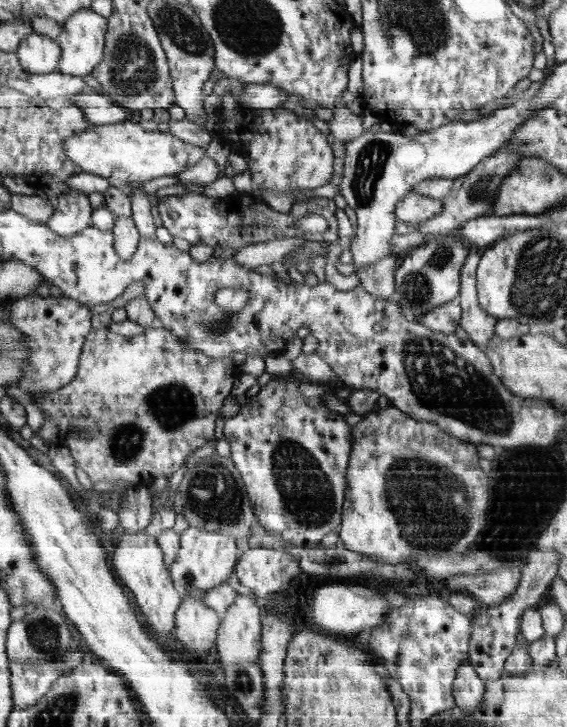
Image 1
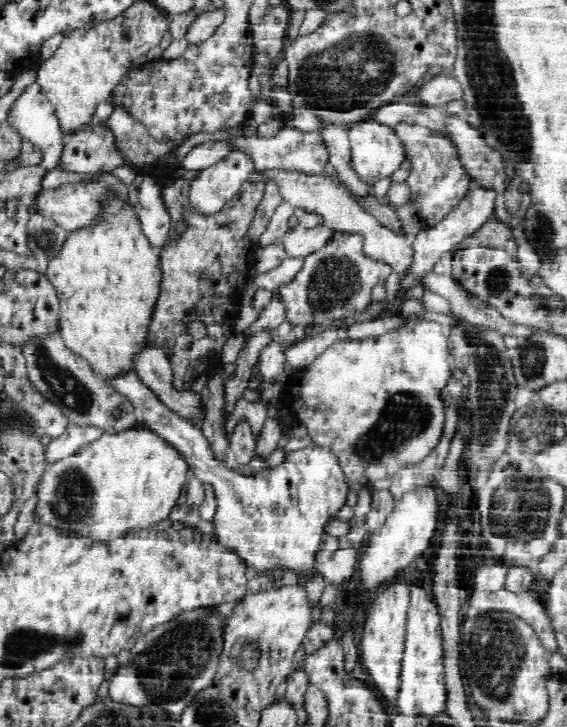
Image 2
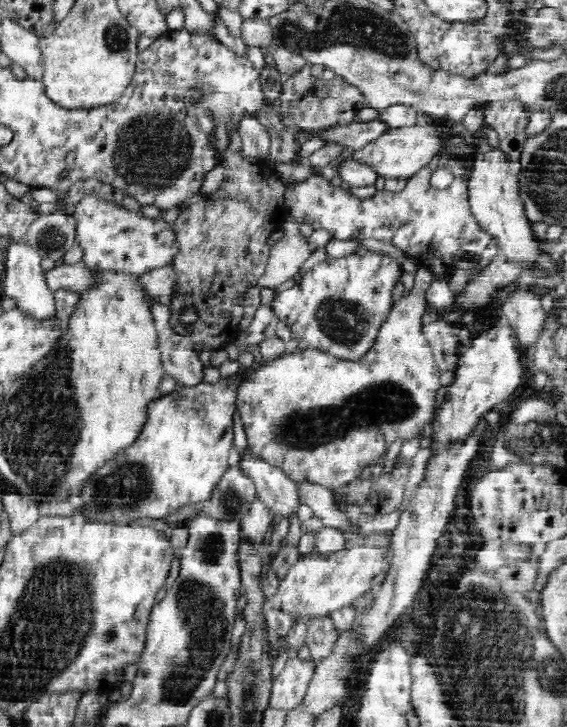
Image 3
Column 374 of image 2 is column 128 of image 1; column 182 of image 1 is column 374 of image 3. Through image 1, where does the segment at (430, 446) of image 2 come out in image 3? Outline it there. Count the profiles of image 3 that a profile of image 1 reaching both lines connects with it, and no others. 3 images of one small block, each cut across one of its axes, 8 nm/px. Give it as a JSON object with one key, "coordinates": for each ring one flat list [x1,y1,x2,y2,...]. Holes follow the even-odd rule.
{"coordinates":[[420,268,418,274,416,274,416,286,414,290,402,298,402,302,390,310,388,314,388,320,384,322,384,326,380,328,378,336,376,336,376,342,356,360,352,358,336,358,336,356,328,356,326,352,320,352,320,350,298,350,296,354,284,354,280,360,274,360,274,362,262,362,260,368,254,368,254,370,248,370,248,378,246,378,246,384,240,388,240,396,238,396,238,410,240,410,240,416,242,416,242,422,244,422,244,428,246,428,246,434,248,434,248,446,264,456,270,464,274,466,280,466,284,468,286,474,294,474,294,476,306,476,310,478,312,482,318,482,322,484,324,488,338,488,338,486,346,486,350,482,354,482,364,468,374,468,382,456,388,452,388,448,396,442,396,440,412,440,412,438,418,438,422,434,428,432,428,426,434,418,434,412,436,412,436,390,442,388,440,386,440,368,436,364,436,358,434,358,434,350,432,346,424,340,422,336,422,316,426,314,426,292,430,290,432,282,438,280,440,276,436,276,430,268]]}

